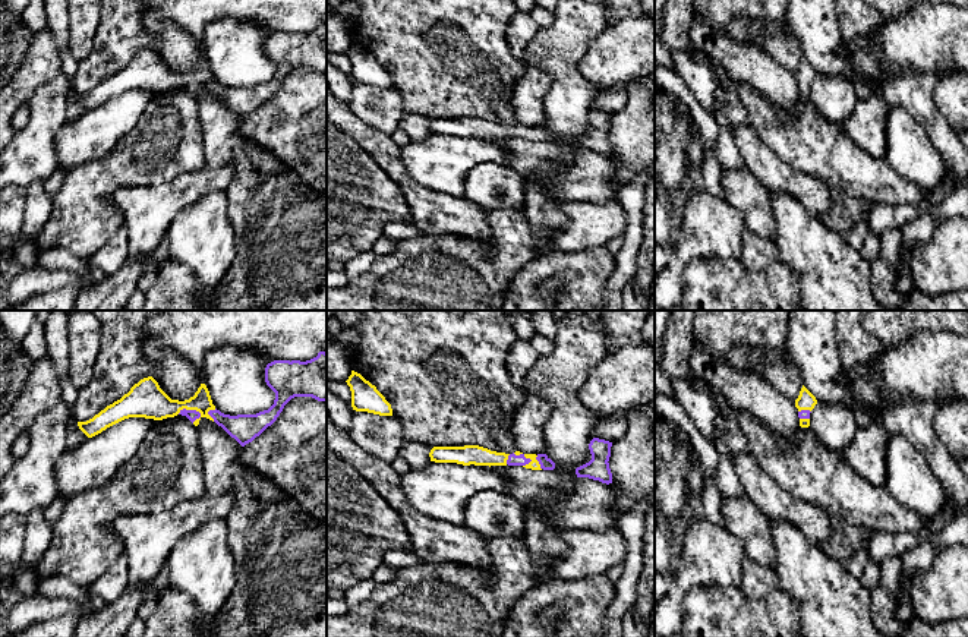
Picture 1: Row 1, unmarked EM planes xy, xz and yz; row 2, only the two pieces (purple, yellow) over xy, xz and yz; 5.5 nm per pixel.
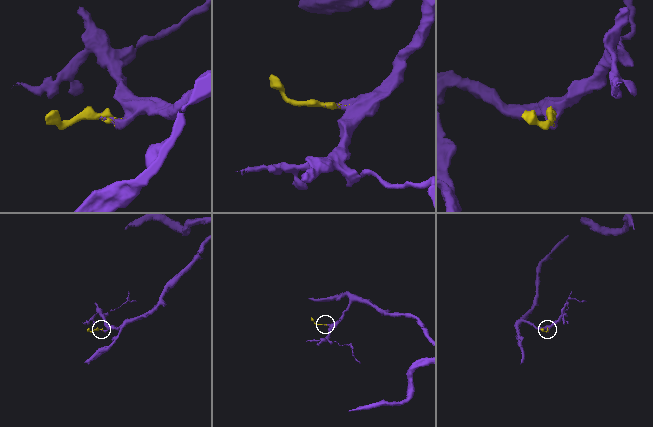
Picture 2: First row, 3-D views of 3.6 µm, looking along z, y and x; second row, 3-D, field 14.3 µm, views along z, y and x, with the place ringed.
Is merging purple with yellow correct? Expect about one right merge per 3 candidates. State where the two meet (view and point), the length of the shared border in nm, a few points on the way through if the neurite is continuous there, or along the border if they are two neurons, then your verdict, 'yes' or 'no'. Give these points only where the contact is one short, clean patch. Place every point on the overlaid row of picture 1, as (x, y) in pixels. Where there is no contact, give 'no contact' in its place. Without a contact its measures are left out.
xy (191, 410) | 140 nm | across xy (192, 415), (191, 410), (163, 407), (147, 400) | yes

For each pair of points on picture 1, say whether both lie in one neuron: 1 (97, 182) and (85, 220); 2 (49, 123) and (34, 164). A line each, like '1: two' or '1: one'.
1: one
2: one

